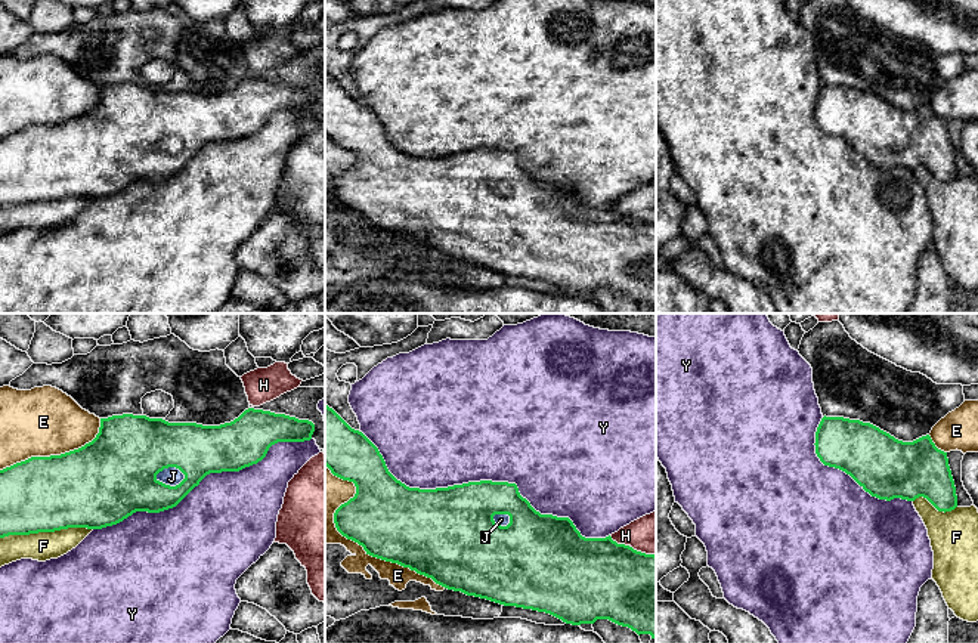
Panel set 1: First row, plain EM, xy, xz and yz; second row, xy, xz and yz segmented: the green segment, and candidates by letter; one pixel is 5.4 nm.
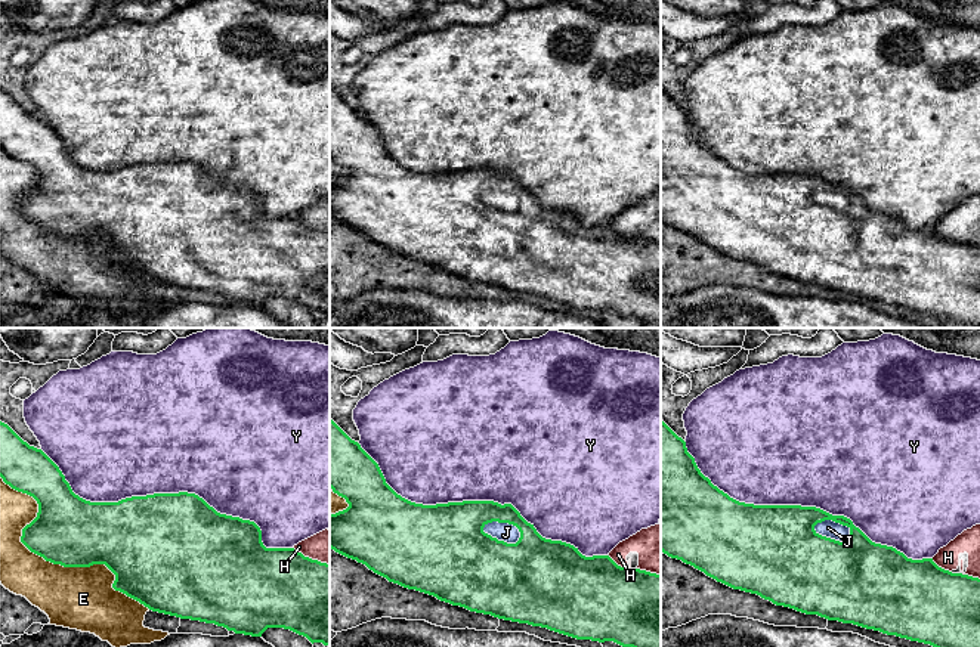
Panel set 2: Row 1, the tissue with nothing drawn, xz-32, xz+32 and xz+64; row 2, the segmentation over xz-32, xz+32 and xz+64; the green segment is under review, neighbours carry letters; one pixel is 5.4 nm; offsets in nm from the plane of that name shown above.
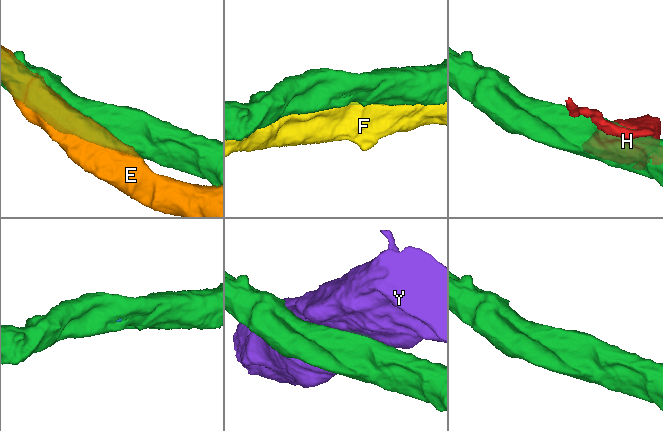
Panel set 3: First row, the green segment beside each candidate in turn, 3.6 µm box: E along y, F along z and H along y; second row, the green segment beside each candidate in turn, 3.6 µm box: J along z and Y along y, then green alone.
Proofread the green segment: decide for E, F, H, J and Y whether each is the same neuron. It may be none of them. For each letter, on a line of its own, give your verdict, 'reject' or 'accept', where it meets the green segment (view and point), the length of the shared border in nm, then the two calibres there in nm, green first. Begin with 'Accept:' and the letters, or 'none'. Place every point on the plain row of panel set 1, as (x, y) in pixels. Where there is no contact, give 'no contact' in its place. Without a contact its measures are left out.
Accept: J
E: reject; contact xz (352, 209); length 950 nm; calibres 420 and 140 nm
F: reject; contact xy (46, 200); length 500 nm; calibres 420 and 160 nm
H: reject; contact xz (619, 213); length 130 nm; calibres 440 and 220 nm
J: accept; contact xy (169, 154); length 170 nm; calibres 360 and 100 nm
Y: reject; contact xz (483, 150); length 1450 nm; calibres 380 and 500 nm

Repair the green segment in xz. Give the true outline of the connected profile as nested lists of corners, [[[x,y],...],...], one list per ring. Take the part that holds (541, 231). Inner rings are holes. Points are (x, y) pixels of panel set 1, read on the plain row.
[[[325,72],[325,135],[331,142],[343,149],[353,151],[356,155],[356,163],[347,171],[341,173],[334,182],[334,192],[337,200],[363,216],[366,223],[397,232],[403,237],[409,237],[420,244],[431,247],[436,253],[461,260],[467,265],[474,265],[486,268],[504,275],[516,275],[523,278],[532,278],[538,281],[550,282],[566,293],[581,294],[581,293],[594,293],[597,288],[609,288],[618,294],[628,296],[632,300],[640,303],[650,303],[652,307],[656,307],[656,225],[646,223],[634,219],[629,214],[618,213],[612,205],[606,207],[585,207],[576,198],[573,191],[569,186],[557,186],[553,183],[541,183],[536,180],[530,171],[523,167],[519,161],[516,152],[508,151],[468,151],[462,154],[454,154],[448,157],[436,158],[420,158],[409,157],[400,149],[397,149],[387,137],[383,124],[378,117],[359,99],[352,98],[332,77]]]

